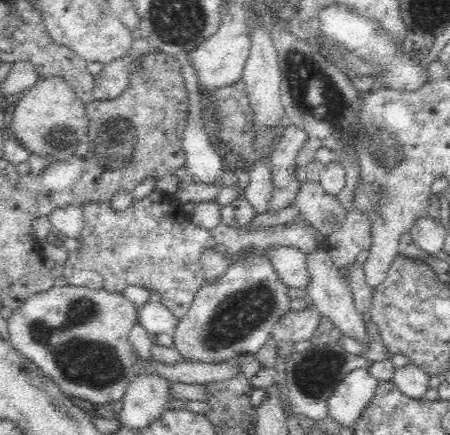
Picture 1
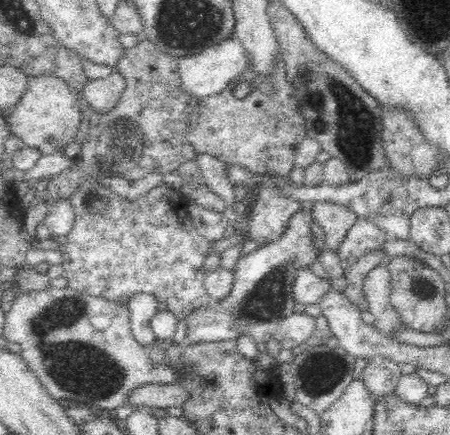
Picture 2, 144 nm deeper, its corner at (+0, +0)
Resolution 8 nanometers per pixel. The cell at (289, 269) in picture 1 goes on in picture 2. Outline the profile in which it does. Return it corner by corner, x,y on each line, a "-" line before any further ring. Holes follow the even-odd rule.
296,268
294,272
294,284
292,284
292,294
296,304
318,304
320,298
328,292
326,280
318,278
312,274
312,268

